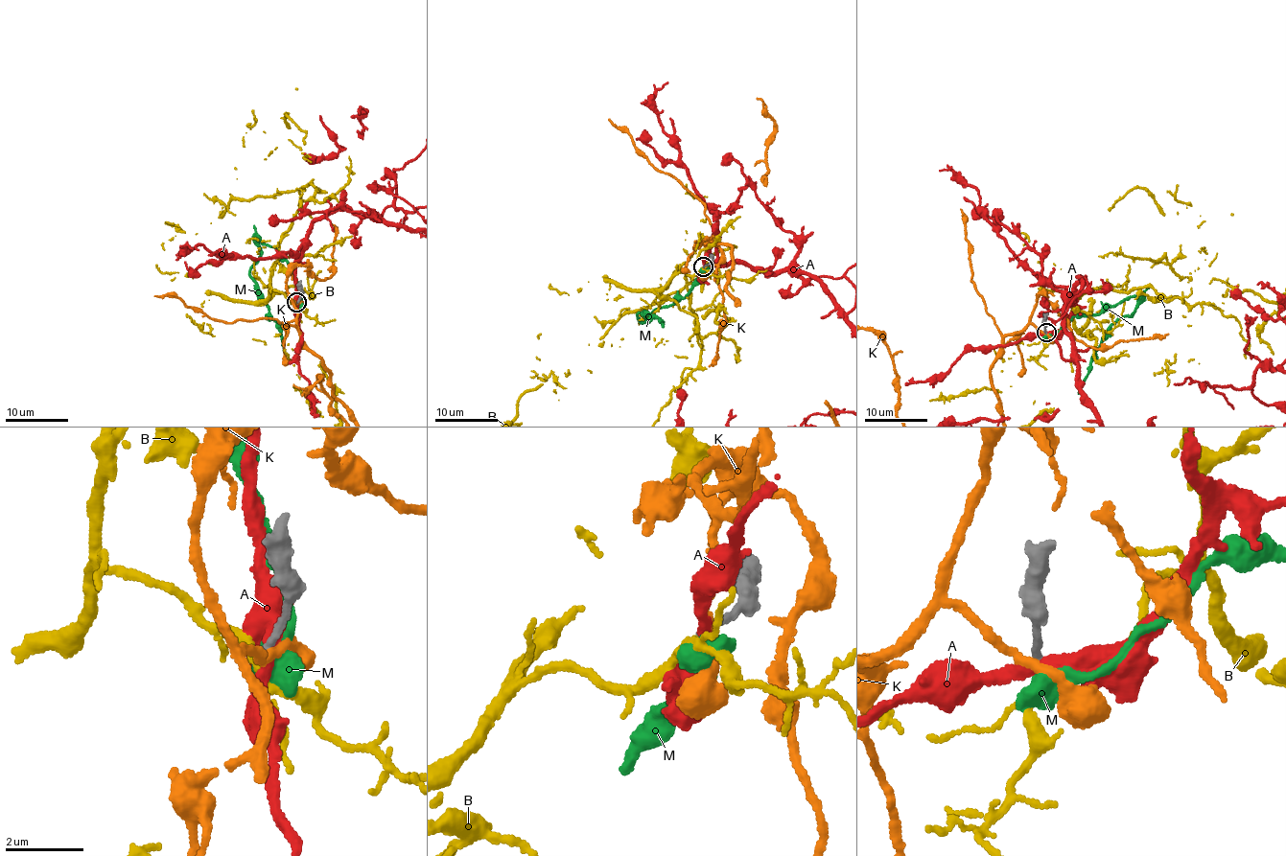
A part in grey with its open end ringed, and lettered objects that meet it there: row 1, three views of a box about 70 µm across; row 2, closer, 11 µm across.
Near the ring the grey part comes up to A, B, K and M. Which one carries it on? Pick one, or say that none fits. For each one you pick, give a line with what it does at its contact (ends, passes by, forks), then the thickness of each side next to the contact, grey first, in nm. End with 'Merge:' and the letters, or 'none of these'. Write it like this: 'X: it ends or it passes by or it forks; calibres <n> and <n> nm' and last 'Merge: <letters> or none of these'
B: it passes by; calibres 160 and 200 nm
Merge: B

